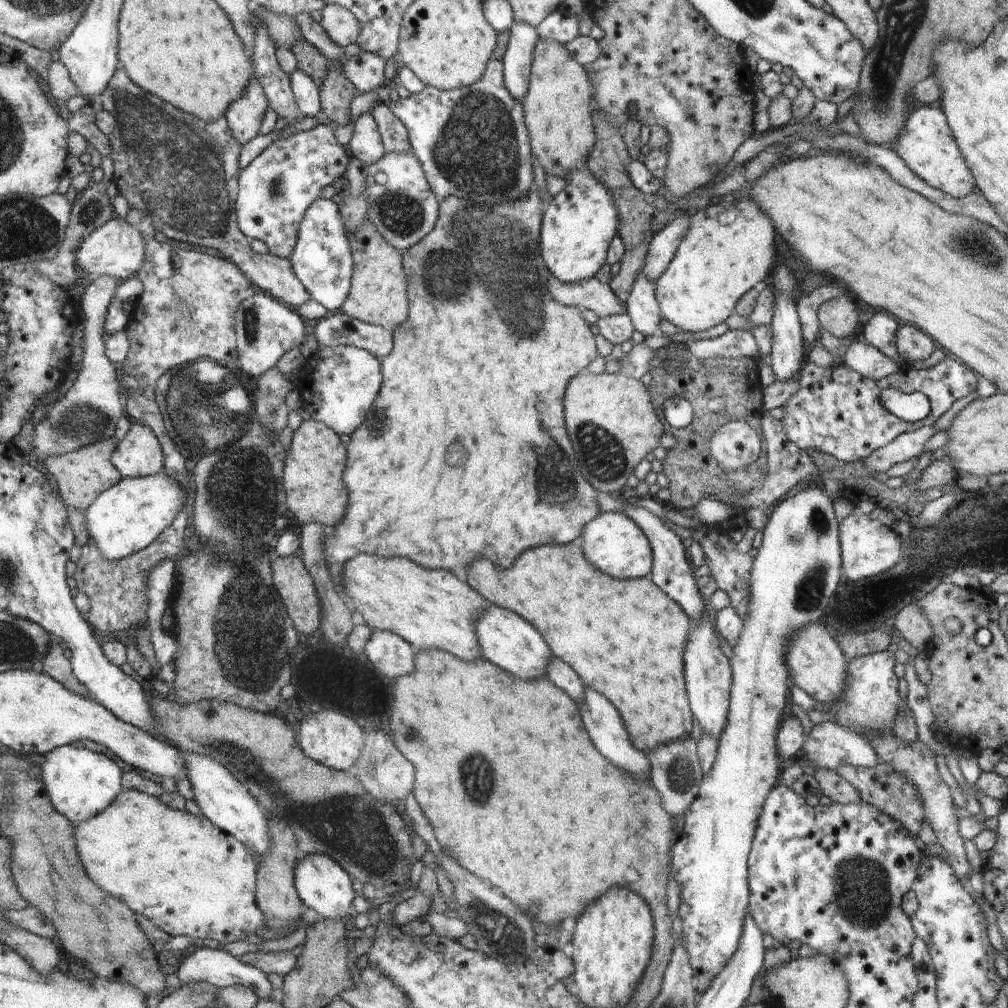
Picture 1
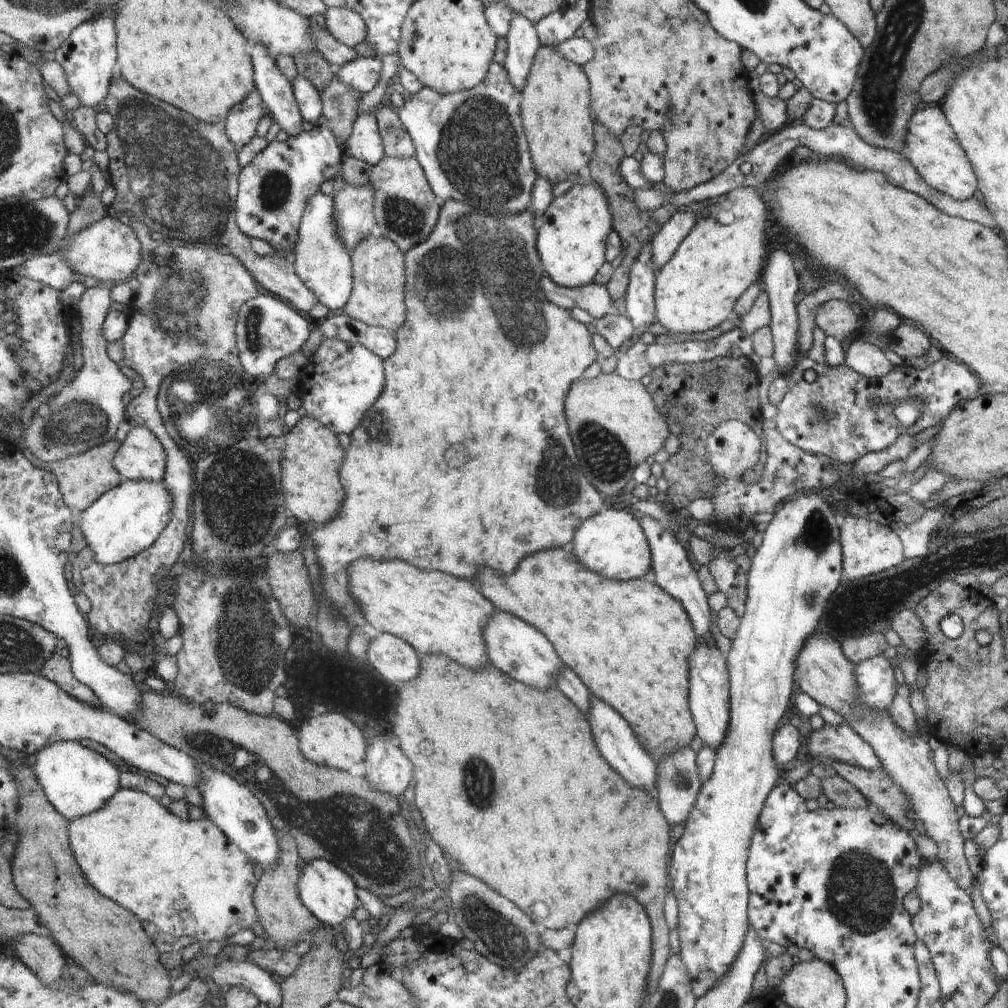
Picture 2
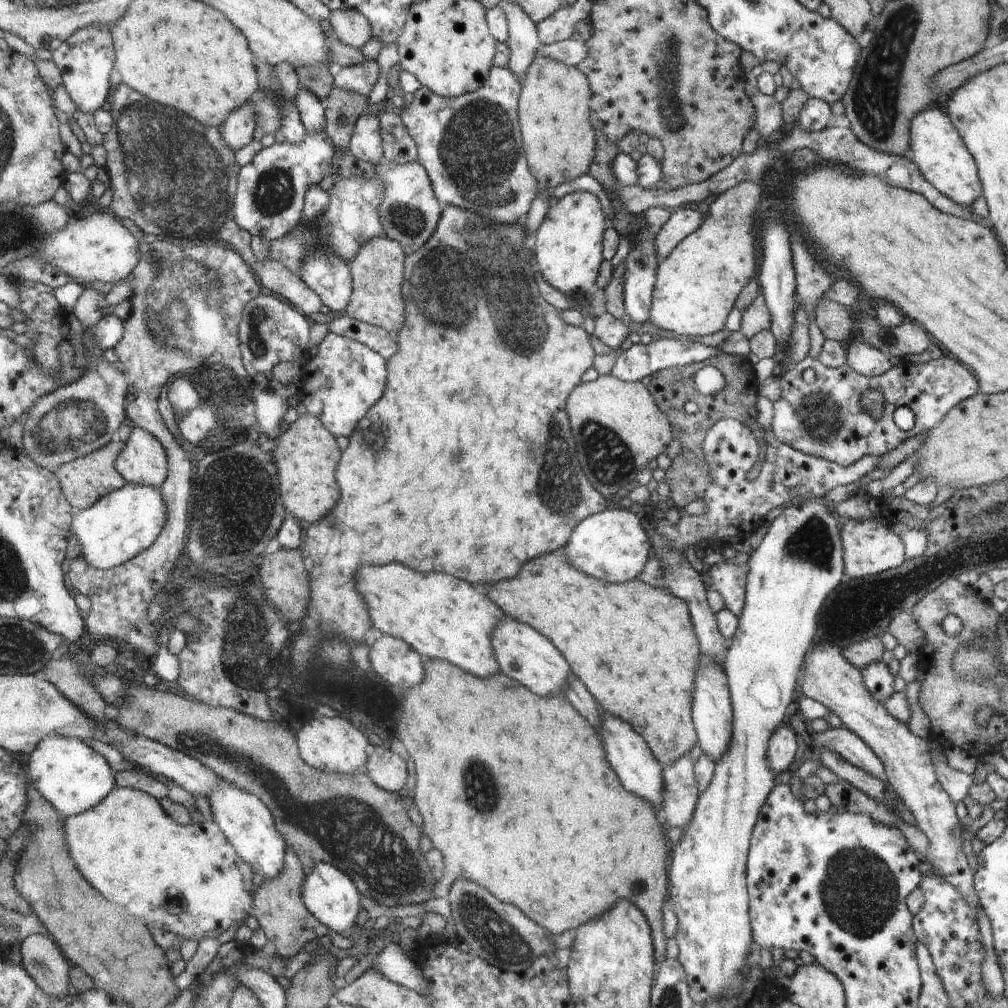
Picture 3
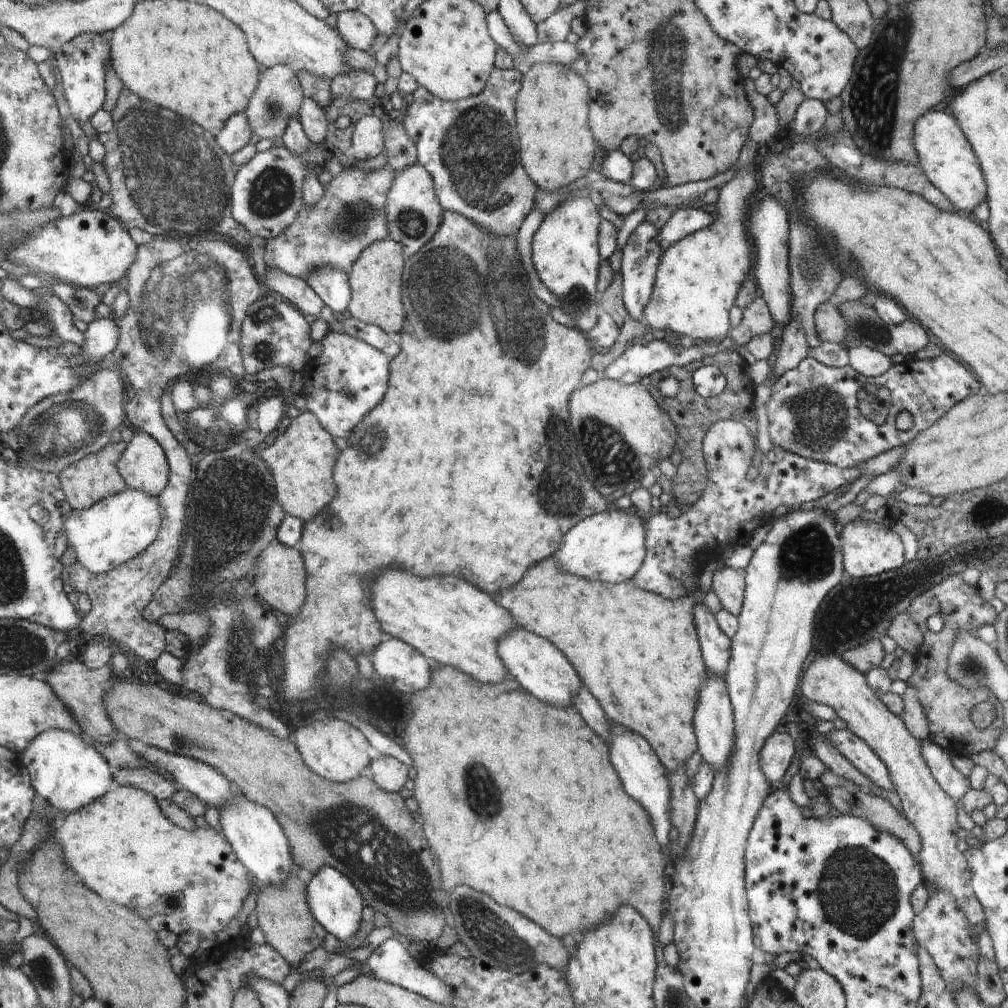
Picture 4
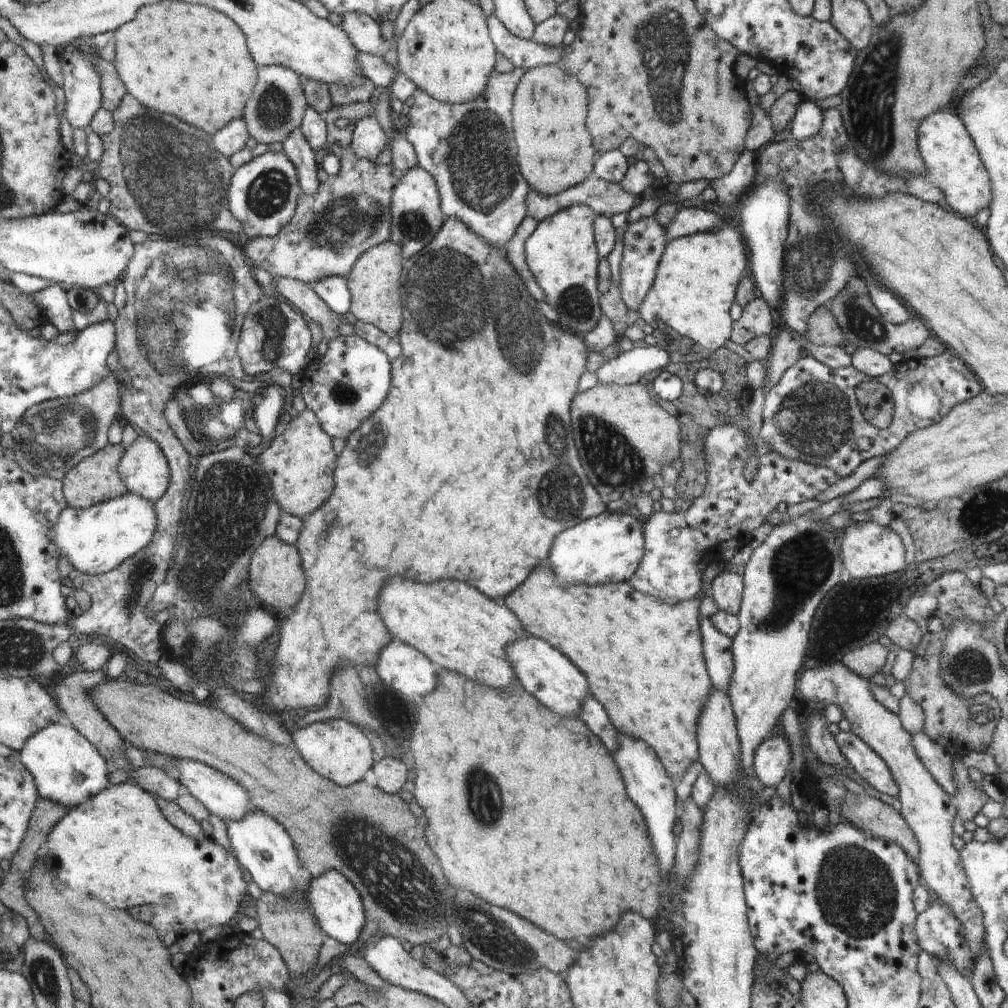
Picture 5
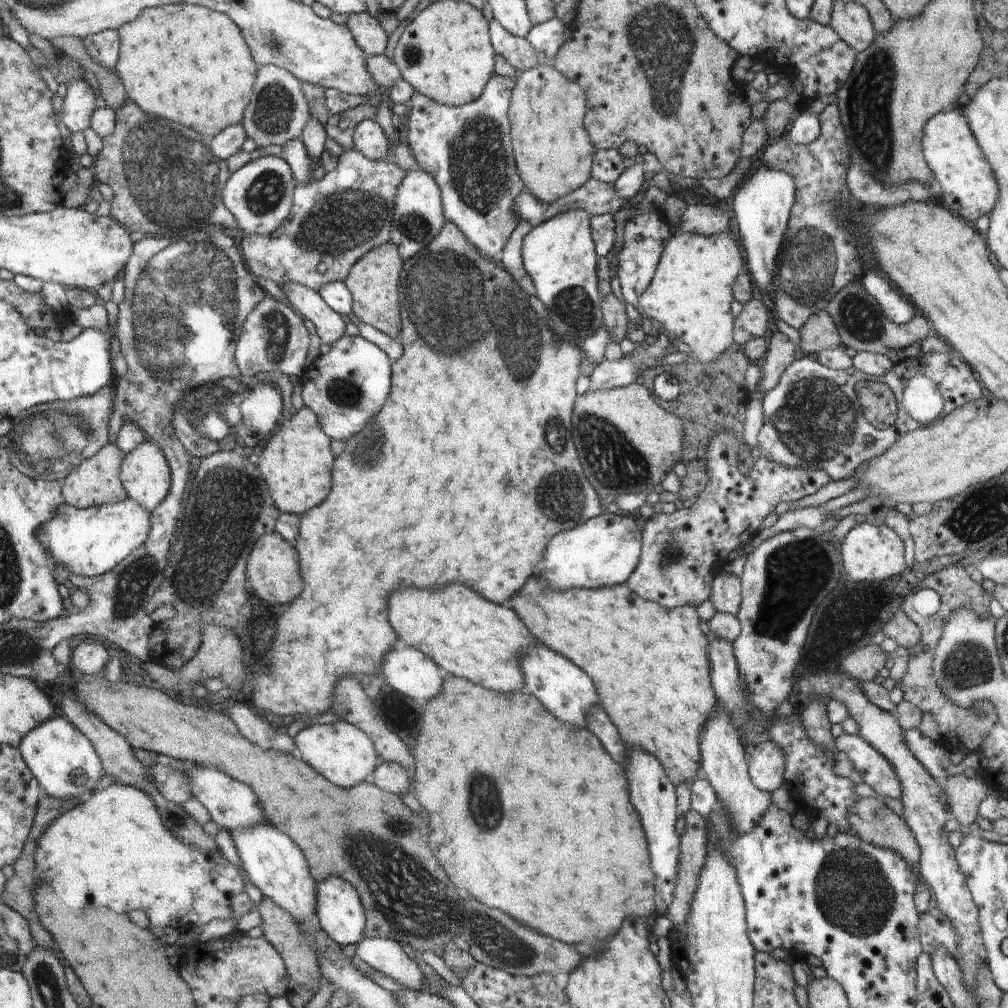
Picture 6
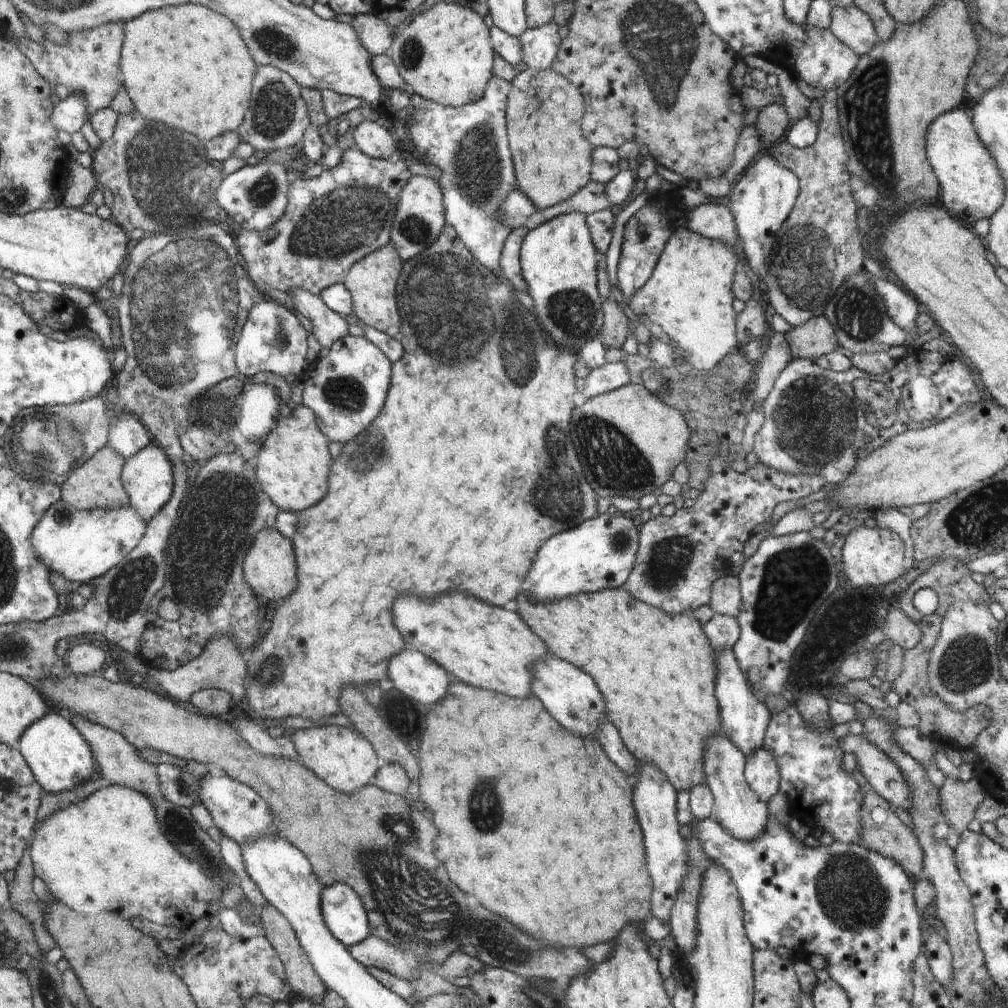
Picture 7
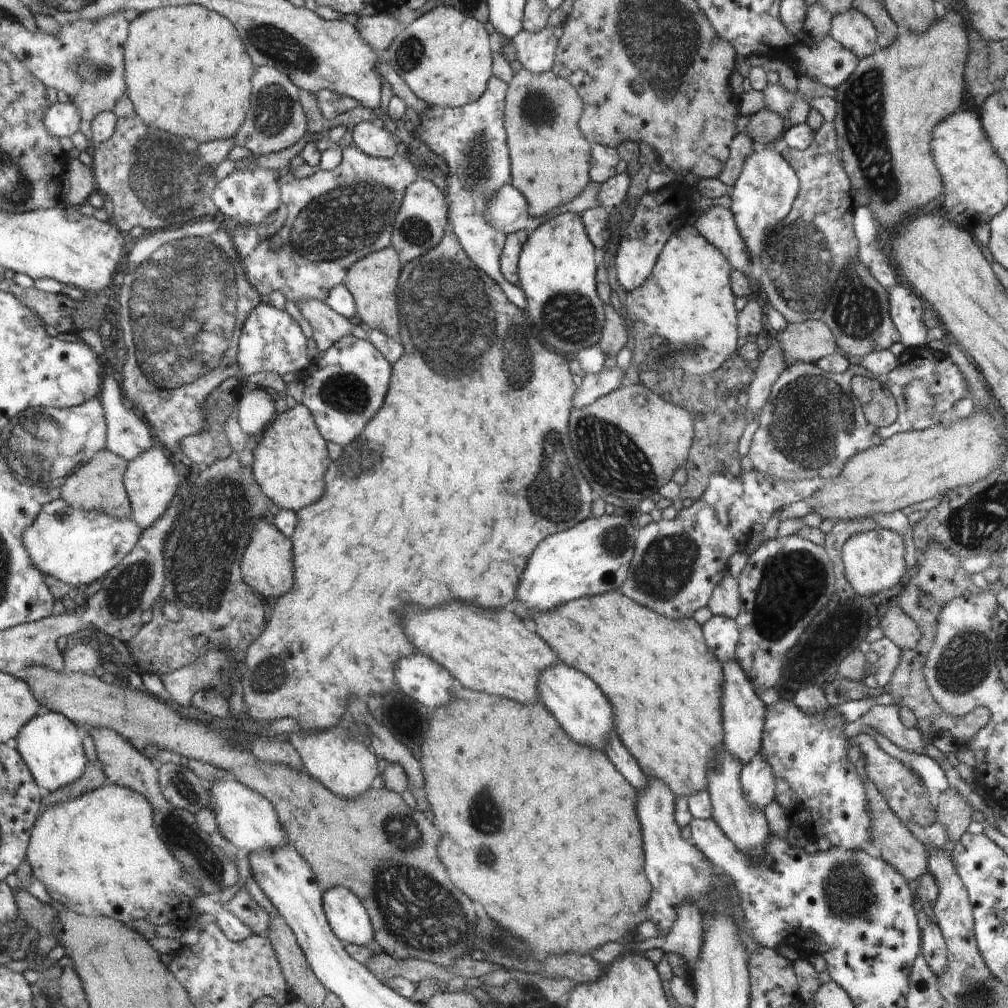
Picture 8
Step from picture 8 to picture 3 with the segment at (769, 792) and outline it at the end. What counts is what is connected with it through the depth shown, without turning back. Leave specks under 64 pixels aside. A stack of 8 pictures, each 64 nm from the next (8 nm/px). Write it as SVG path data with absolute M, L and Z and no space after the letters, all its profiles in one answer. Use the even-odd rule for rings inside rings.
M789 724L773 732L766 756L769 757L770 768L774 768L774 774L787 775L788 766L792 764L798 748L796 736Z

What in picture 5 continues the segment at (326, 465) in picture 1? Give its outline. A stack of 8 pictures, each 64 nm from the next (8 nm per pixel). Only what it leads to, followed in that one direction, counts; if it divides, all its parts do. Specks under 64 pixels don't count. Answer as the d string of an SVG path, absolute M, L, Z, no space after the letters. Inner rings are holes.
M309 409L299 412L282 428L285 432L275 434L270 446L256 460L269 478L273 498L281 505L282 513L304 518L313 515L333 495L332 488L335 487L332 472L334 464L337 464L336 454L332 450L330 436L322 430L314 412Z

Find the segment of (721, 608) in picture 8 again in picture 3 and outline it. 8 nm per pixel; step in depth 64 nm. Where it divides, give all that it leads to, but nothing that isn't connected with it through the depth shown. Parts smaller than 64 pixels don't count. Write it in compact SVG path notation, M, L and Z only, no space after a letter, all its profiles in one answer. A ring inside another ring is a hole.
M722 560L718 564L711 565L708 570L713 588L724 598L725 608L740 618L745 607L745 587L748 586L747 562Z

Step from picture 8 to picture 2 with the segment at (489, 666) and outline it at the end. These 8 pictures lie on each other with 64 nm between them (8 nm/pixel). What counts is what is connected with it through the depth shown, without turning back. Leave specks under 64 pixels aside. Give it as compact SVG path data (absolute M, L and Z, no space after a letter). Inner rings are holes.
M400 560L356 562L349 567L350 572L354 570L349 576L349 591L368 624L410 643L420 656L444 654L470 670L488 666L482 630L497 608L493 601L482 596L479 583L442 571L418 570Z

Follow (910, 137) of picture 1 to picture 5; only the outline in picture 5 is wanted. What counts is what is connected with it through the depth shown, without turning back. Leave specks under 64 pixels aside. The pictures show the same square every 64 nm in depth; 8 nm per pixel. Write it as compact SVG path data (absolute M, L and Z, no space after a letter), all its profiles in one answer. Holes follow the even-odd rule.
M939 111L921 124L919 148L930 164L930 180L942 192L949 210L966 219L973 219L984 208L989 208L993 195L992 182L981 154L974 144L964 121L954 112Z

